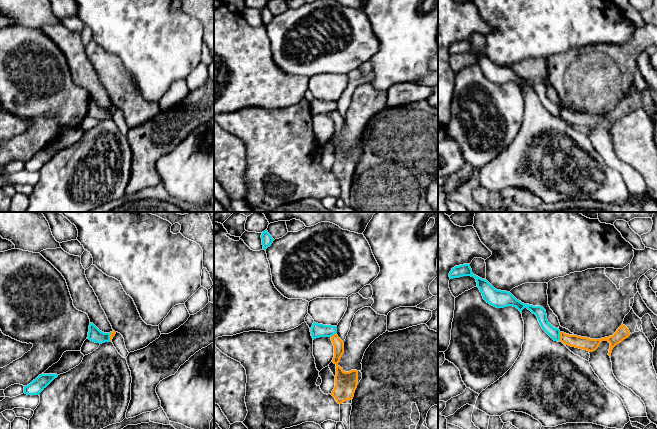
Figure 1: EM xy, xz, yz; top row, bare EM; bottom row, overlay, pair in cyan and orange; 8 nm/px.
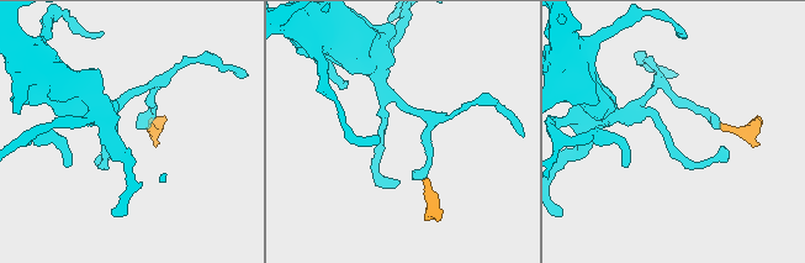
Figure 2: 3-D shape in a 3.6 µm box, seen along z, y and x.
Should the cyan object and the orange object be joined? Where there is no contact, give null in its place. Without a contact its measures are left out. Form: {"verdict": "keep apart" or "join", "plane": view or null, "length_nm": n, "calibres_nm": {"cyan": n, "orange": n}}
{"verdict": "keep apart", "plane": "yz", "length_nm": 70, "calibres_nm": {"cyan": 90, "orange": 100}}

